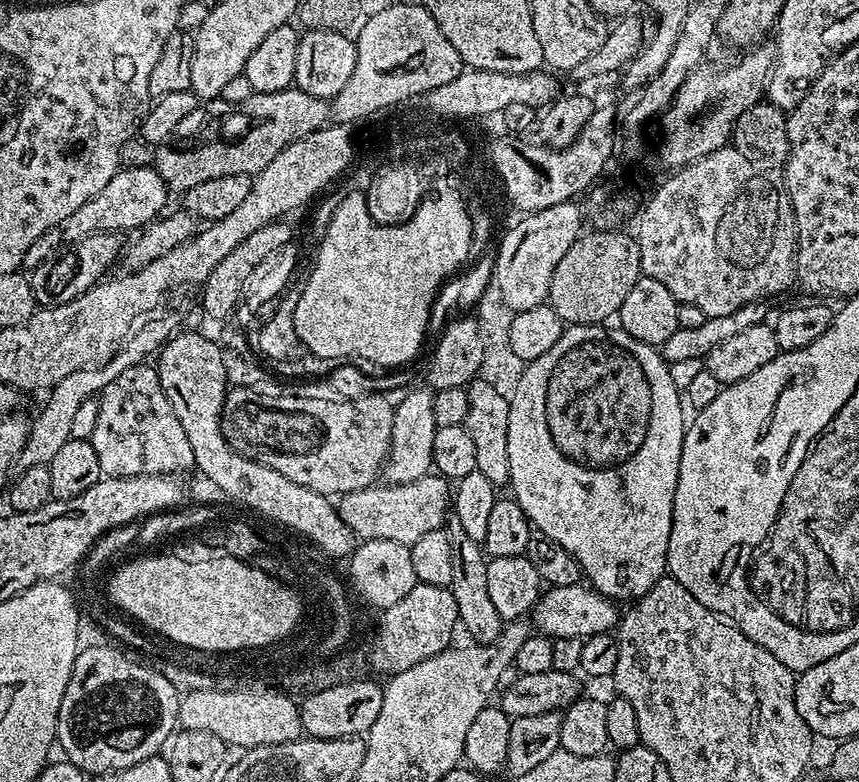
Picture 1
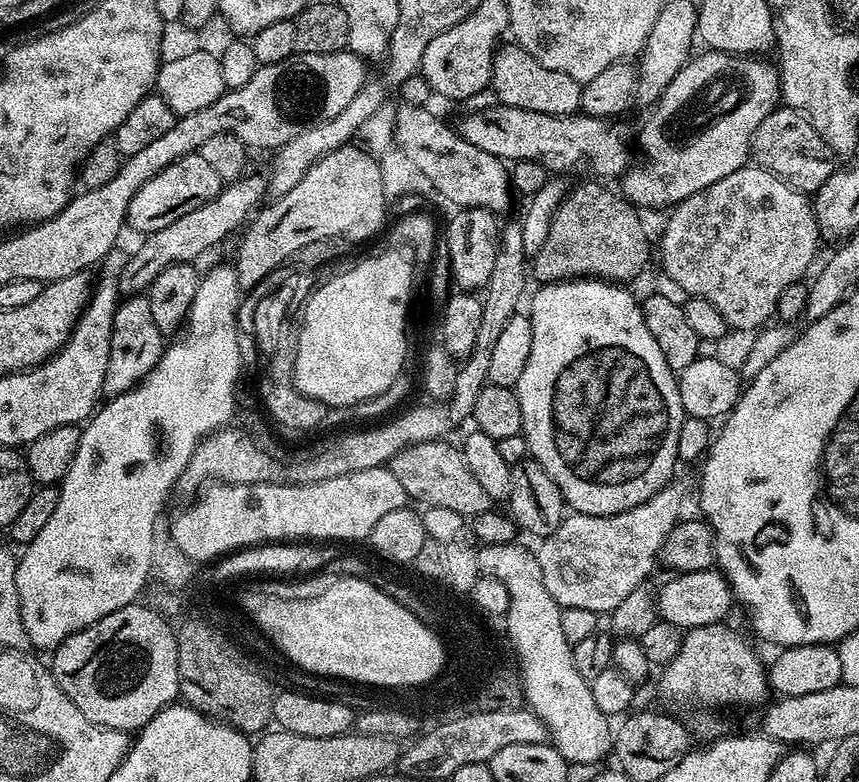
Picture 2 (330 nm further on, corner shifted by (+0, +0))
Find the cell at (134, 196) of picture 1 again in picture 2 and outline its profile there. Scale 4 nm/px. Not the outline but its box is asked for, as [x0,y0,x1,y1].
[127,154,221,234]

